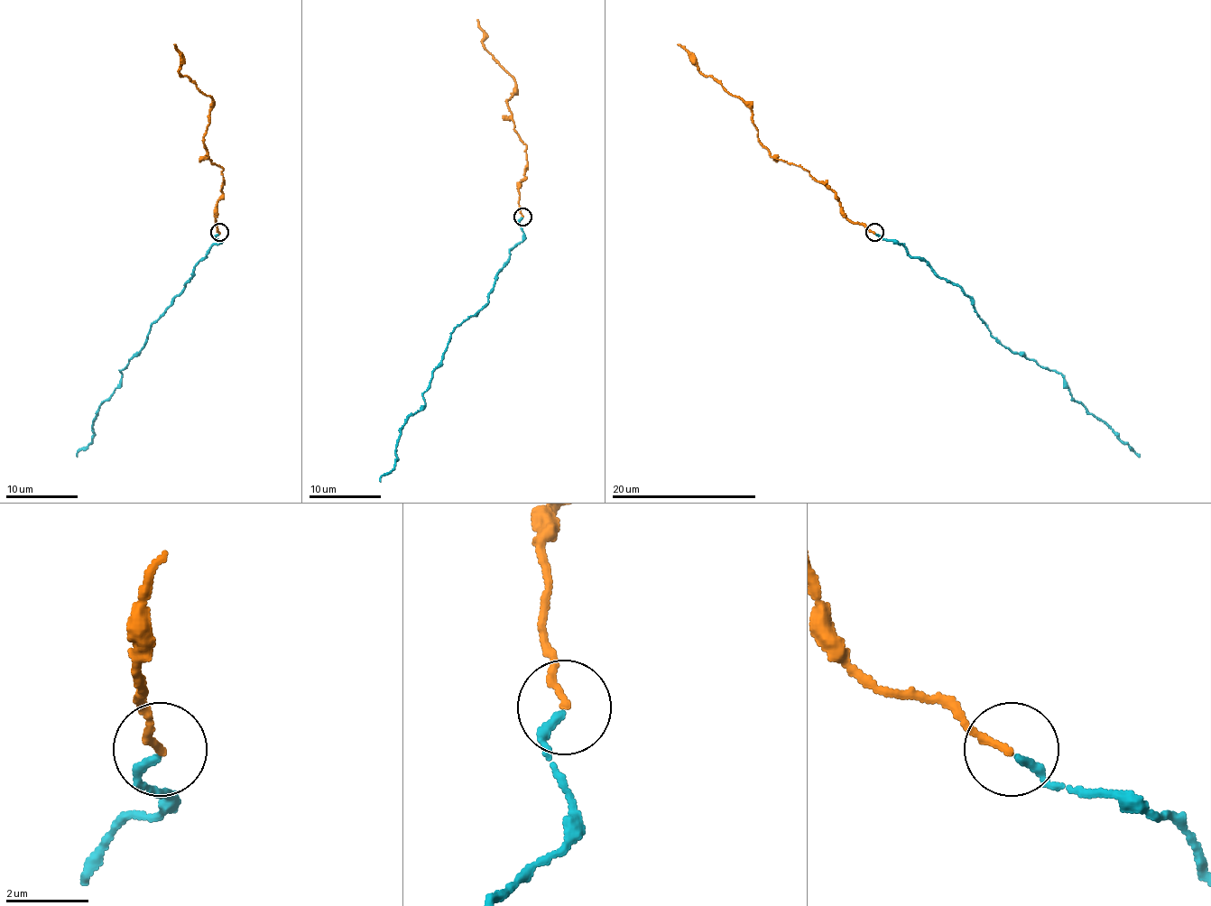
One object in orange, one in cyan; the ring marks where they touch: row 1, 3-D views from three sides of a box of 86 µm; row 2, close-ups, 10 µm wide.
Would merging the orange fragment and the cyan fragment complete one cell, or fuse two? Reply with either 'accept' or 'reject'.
accept

